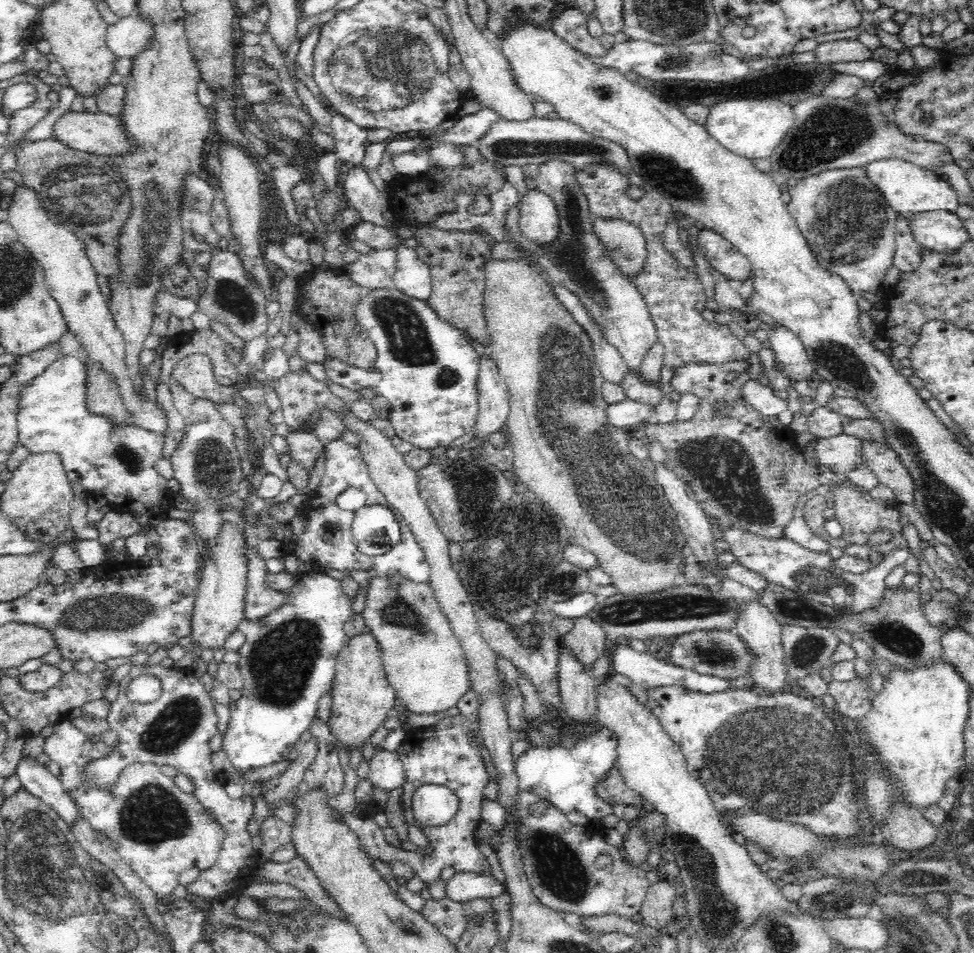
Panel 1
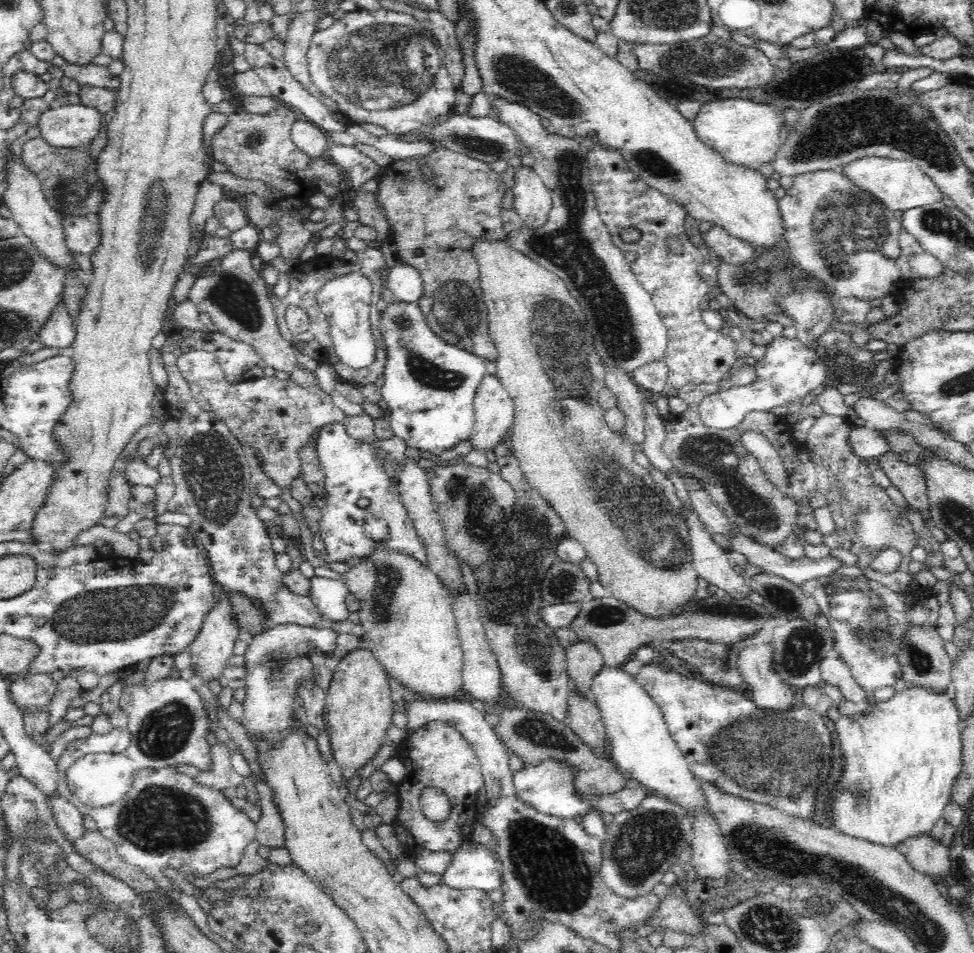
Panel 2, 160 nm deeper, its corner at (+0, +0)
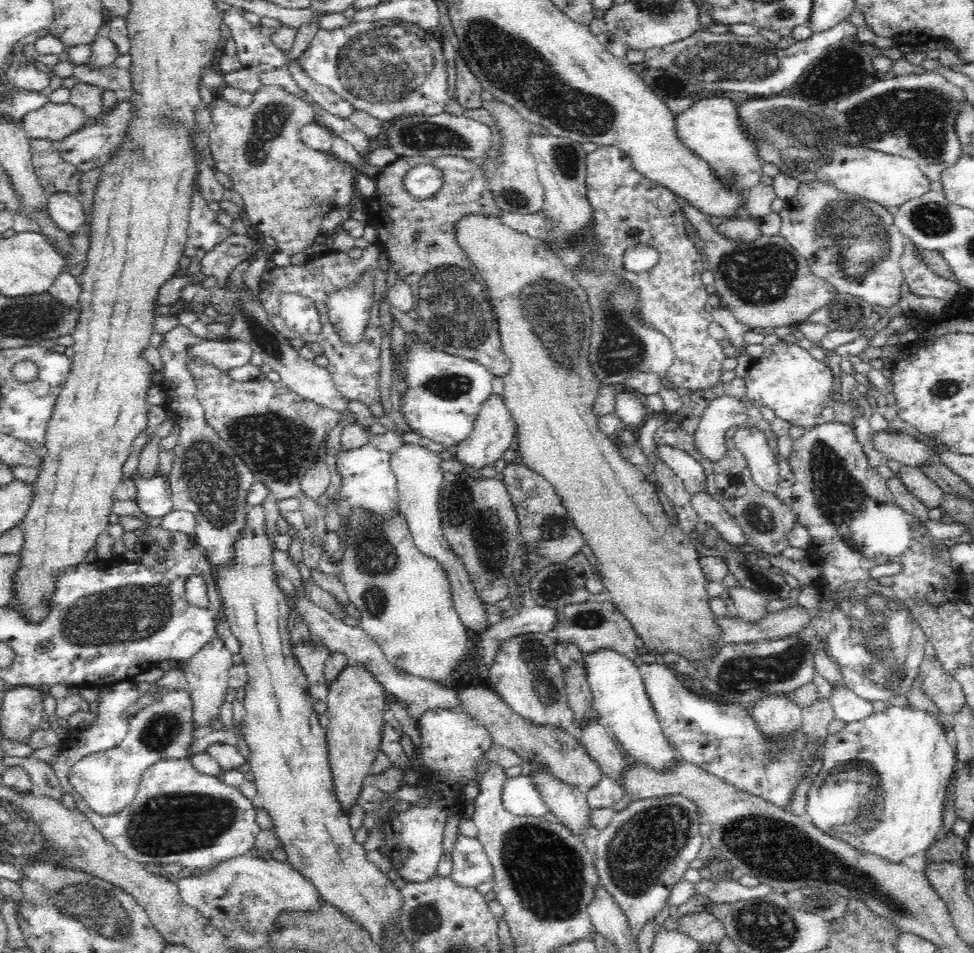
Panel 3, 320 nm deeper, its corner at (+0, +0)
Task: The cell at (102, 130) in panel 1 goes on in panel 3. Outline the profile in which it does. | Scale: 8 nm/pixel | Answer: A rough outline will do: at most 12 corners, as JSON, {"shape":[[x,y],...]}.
{"shape":[[48,102],[26,114],[30,139],[55,142],[94,121],[82,107]]}

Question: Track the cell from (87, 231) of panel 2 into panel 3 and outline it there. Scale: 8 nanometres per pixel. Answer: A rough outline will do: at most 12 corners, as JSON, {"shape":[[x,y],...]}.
{"shape":[[54,193],[47,204],[56,226],[73,237],[89,224],[80,198]]}

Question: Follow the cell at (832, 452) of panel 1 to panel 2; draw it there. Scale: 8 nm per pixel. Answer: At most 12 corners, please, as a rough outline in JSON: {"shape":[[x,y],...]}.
{"shape":[[853,425],[848,449],[864,464],[890,451],[883,432]]}

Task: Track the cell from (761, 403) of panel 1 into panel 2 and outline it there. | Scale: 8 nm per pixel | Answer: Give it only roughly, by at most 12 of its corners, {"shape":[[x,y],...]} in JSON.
{"shape":[[775,336],[752,384],[710,394],[705,426],[803,402],[829,376],[797,337]]}

